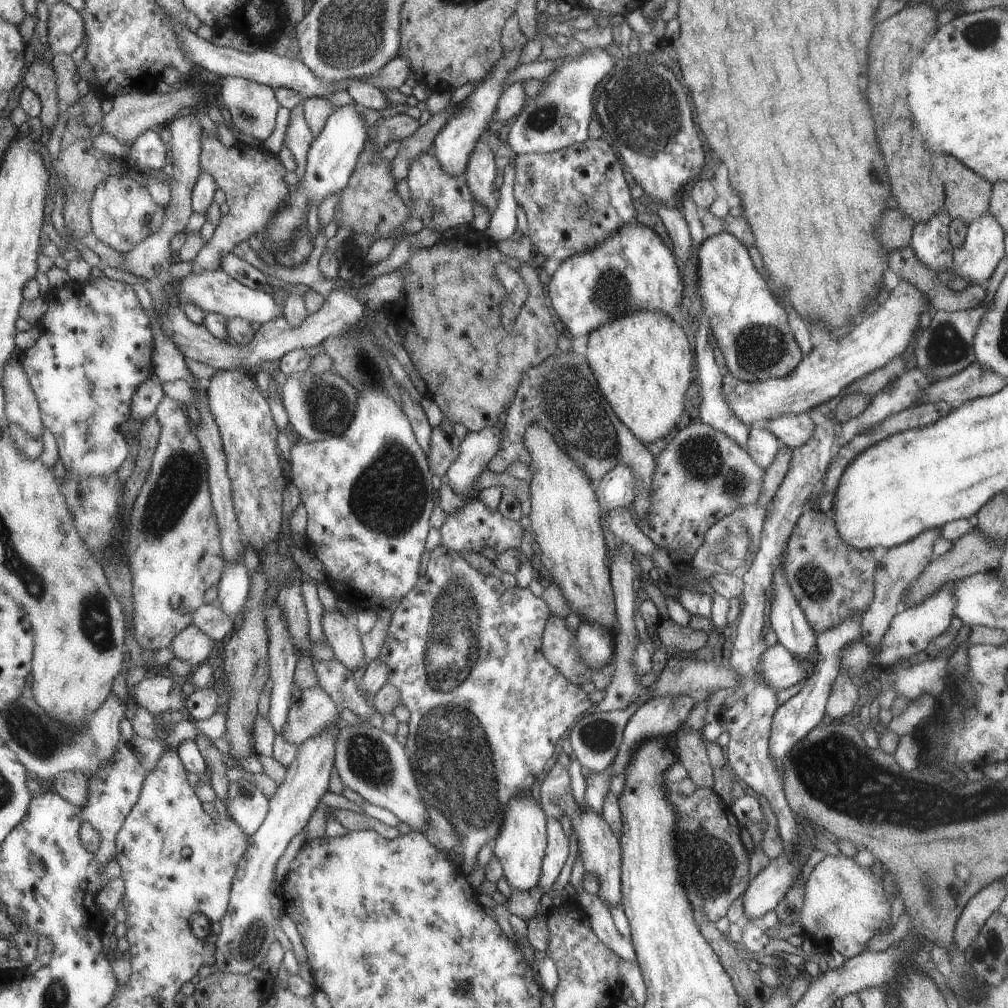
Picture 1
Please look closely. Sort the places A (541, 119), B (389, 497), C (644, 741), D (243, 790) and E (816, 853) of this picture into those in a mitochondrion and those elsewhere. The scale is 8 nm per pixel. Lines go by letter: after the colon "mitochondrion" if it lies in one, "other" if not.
A: mitochondrion
B: mitochondrion
C: other
D: mitochondrion
E: other

